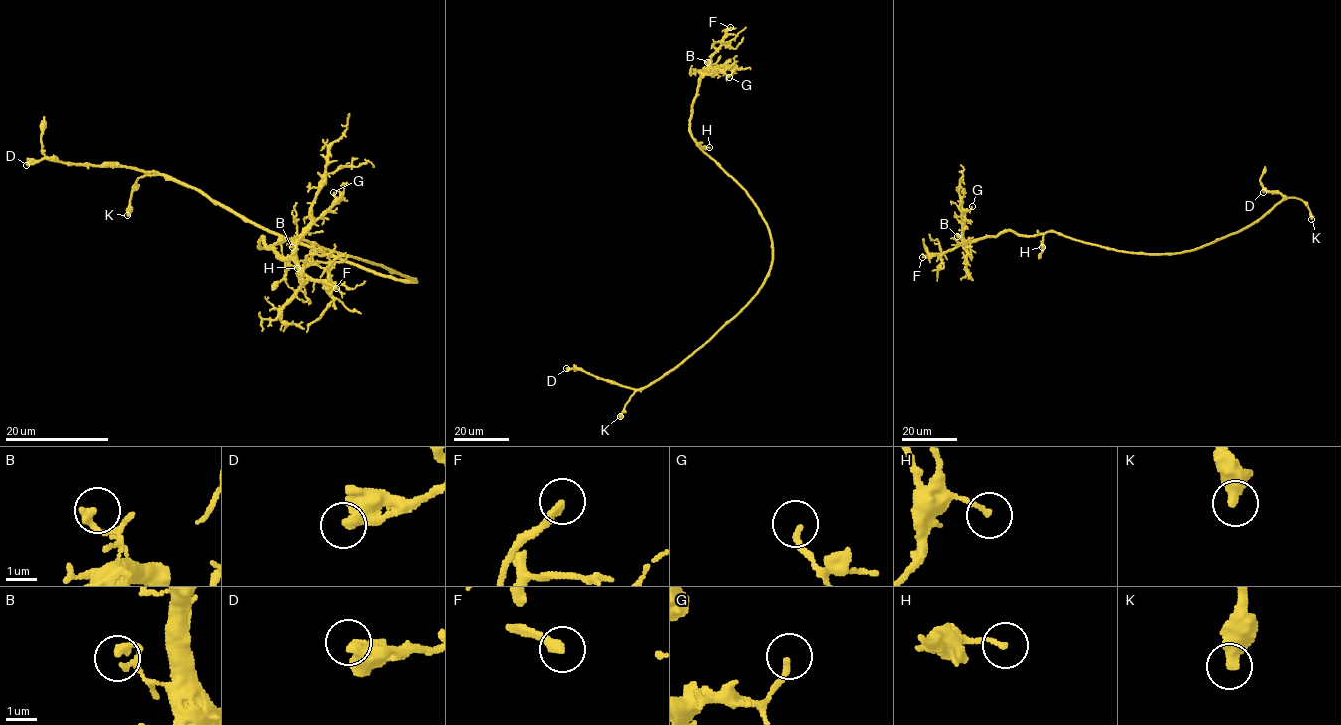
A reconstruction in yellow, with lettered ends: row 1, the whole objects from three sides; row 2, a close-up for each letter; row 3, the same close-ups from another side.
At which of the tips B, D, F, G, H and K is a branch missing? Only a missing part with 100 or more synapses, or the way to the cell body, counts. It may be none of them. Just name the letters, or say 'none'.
F

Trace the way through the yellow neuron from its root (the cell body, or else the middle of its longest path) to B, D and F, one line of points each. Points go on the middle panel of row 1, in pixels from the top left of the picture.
B: (772, 247), (769, 227), (753, 200), (699, 147), (690, 132), (691, 105), (699, 77), (709, 66), (707, 62)
D: (772, 247), (769, 274), (758, 292), (708, 340), (648, 385), (629, 388), (576, 368), (566, 368)
F: (772, 247), (769, 227), (758, 206), (699, 147), (690, 129), (691, 105), (699, 77), (730, 27)

